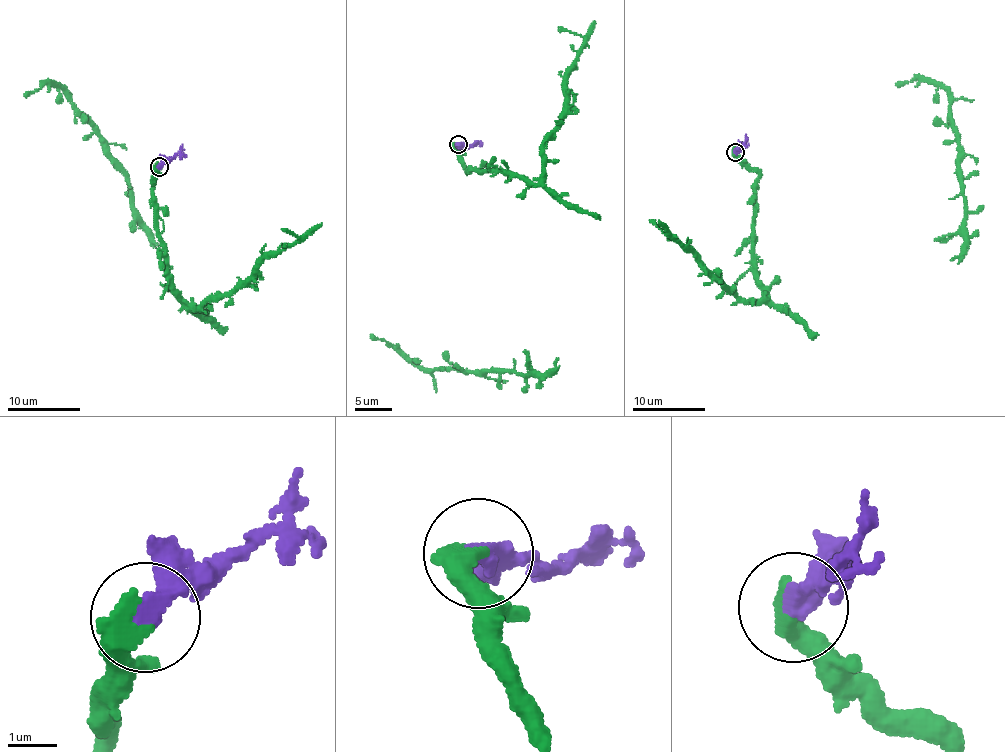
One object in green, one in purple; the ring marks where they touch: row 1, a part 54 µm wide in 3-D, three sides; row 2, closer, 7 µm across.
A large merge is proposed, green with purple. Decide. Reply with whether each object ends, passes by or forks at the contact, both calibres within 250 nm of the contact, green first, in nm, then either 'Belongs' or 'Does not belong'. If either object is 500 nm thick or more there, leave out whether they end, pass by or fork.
At the ring green ends. At the ring purple ends. Thickness 480 nm (green) against 440 nm. Does not belong

